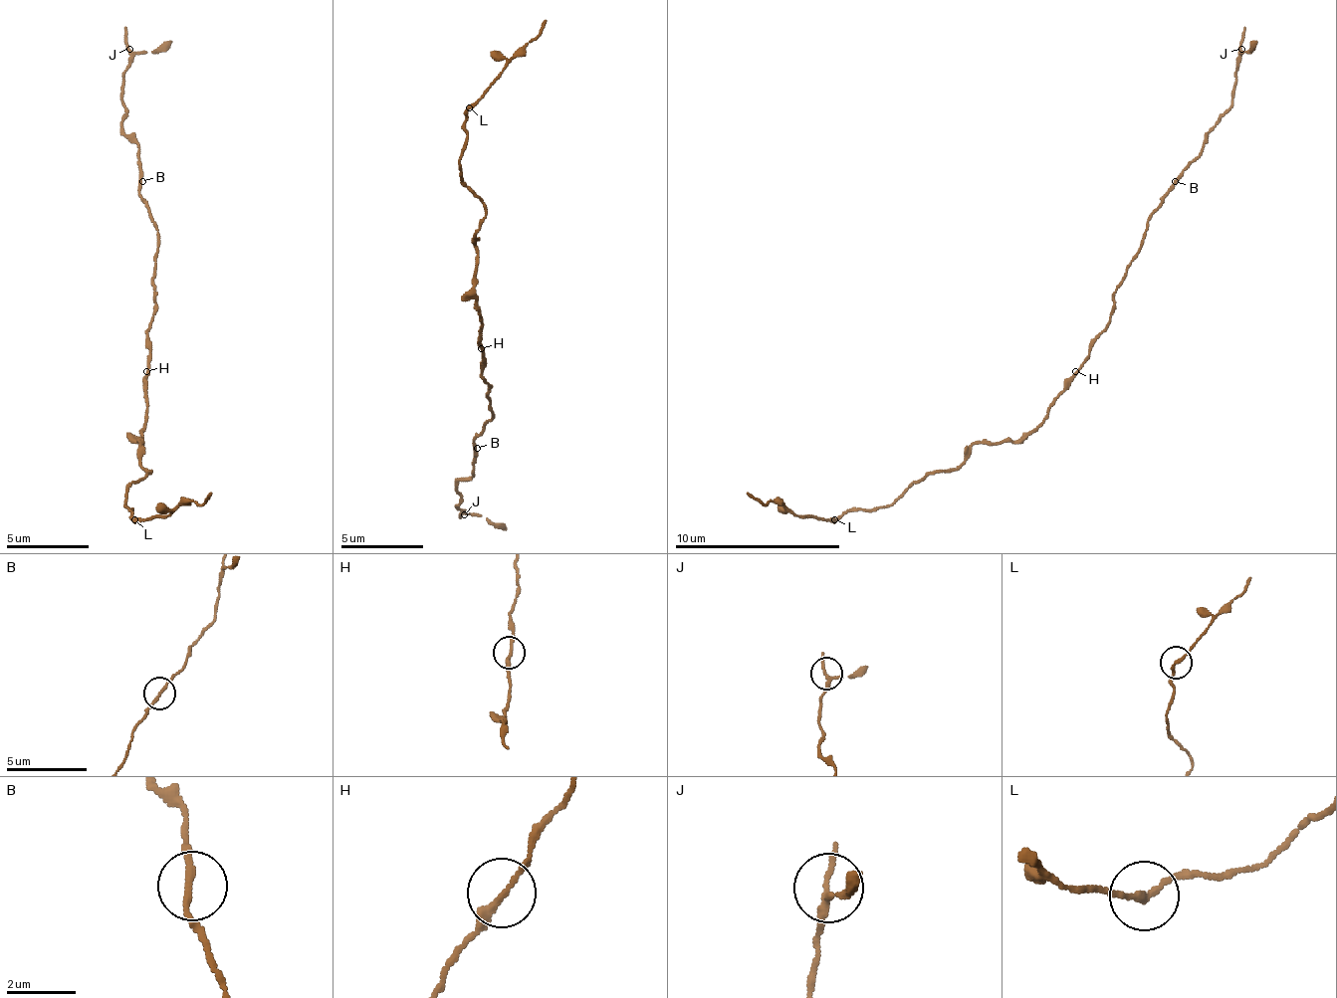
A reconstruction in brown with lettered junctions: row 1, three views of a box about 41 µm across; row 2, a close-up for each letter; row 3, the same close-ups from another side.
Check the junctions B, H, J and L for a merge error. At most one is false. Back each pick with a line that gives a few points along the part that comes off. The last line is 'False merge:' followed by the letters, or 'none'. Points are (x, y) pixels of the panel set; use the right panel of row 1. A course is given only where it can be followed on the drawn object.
L: Course of the part to remove: (835, 520), (793, 516), (749, 492)
False merge: L

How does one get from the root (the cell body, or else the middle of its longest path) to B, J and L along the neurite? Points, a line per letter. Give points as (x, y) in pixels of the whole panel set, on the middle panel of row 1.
B: (485, 348), (485, 365), (481, 373), (489, 382), (489, 407), (493, 415), (481, 432), (477, 448)
J: (485, 348), (481, 373), (489, 382), (493, 415), (477, 440), (472, 473), (456, 486), (456, 506), (464, 514)
L: (485, 348), (477, 307), (477, 233), (485, 220), (485, 204), (460, 175), (468, 108)

